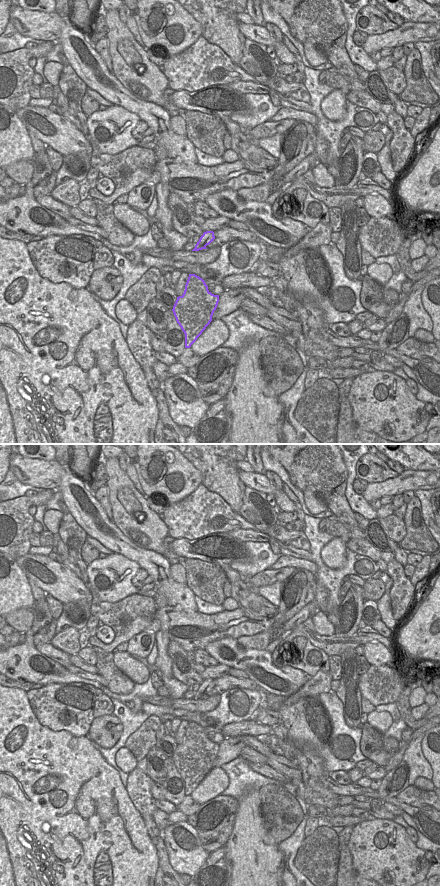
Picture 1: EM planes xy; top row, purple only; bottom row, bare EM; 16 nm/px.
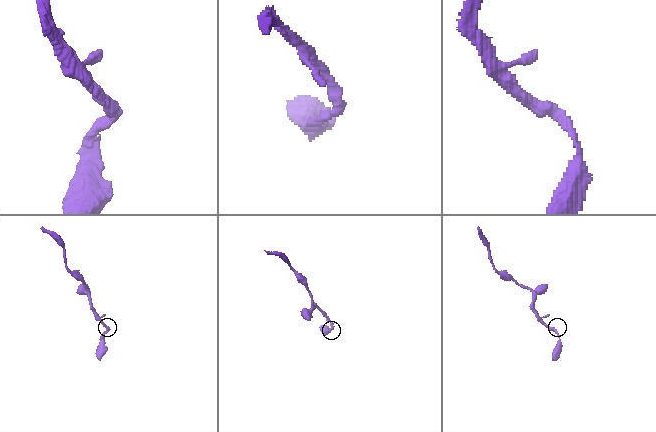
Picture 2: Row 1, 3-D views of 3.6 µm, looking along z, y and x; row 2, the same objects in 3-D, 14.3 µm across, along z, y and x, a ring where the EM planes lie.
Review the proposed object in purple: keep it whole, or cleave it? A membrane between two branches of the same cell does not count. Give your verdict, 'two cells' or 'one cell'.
two cells

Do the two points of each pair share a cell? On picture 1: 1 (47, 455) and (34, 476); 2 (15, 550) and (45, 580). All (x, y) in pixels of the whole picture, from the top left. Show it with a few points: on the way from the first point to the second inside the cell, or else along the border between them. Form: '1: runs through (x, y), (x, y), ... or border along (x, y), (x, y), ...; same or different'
1: border along (21, 454), (31, 458), (54, 460); different
2: border along (27, 552), (15, 559); different

